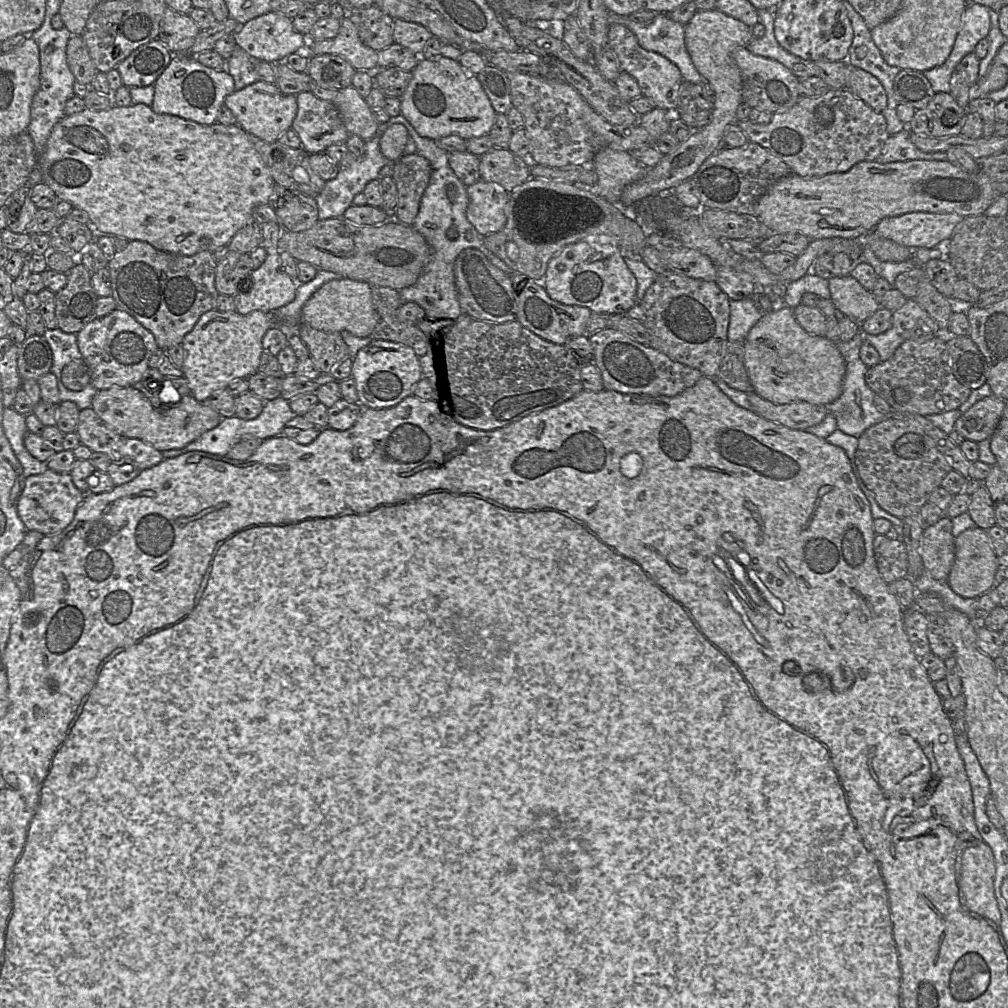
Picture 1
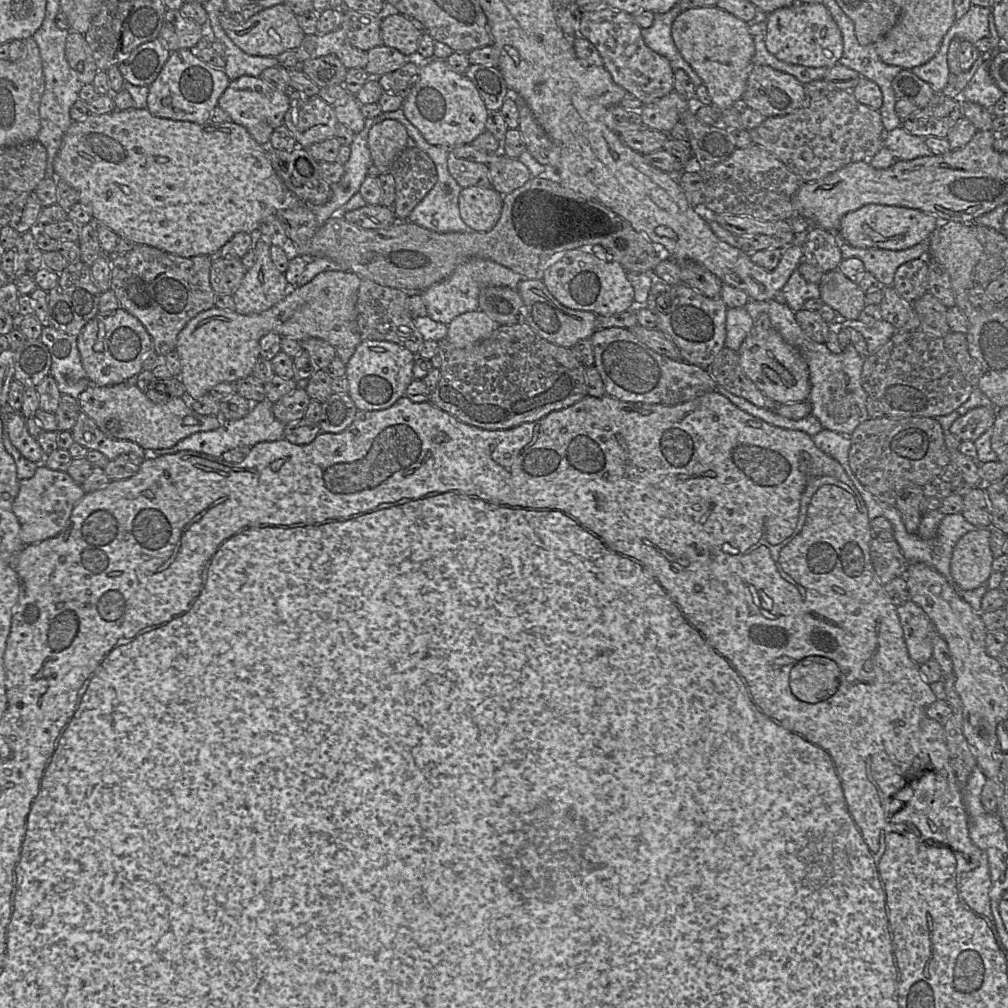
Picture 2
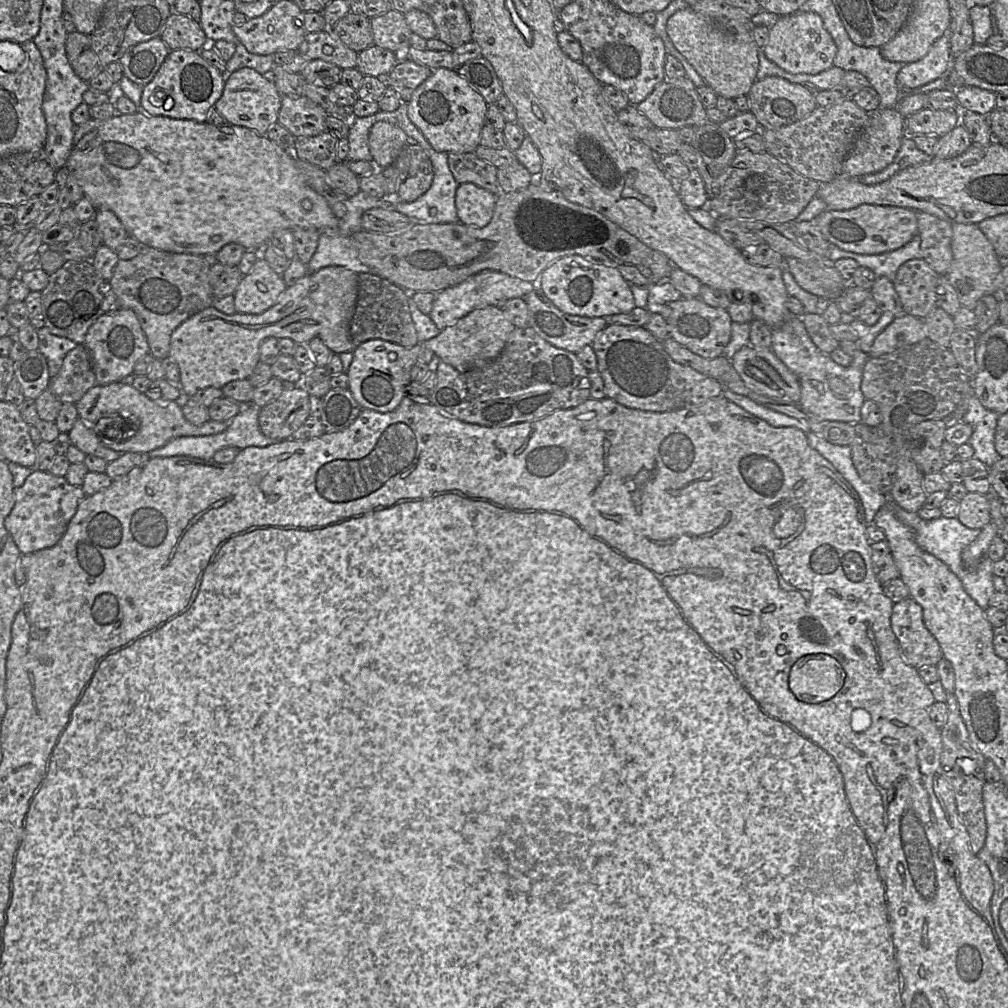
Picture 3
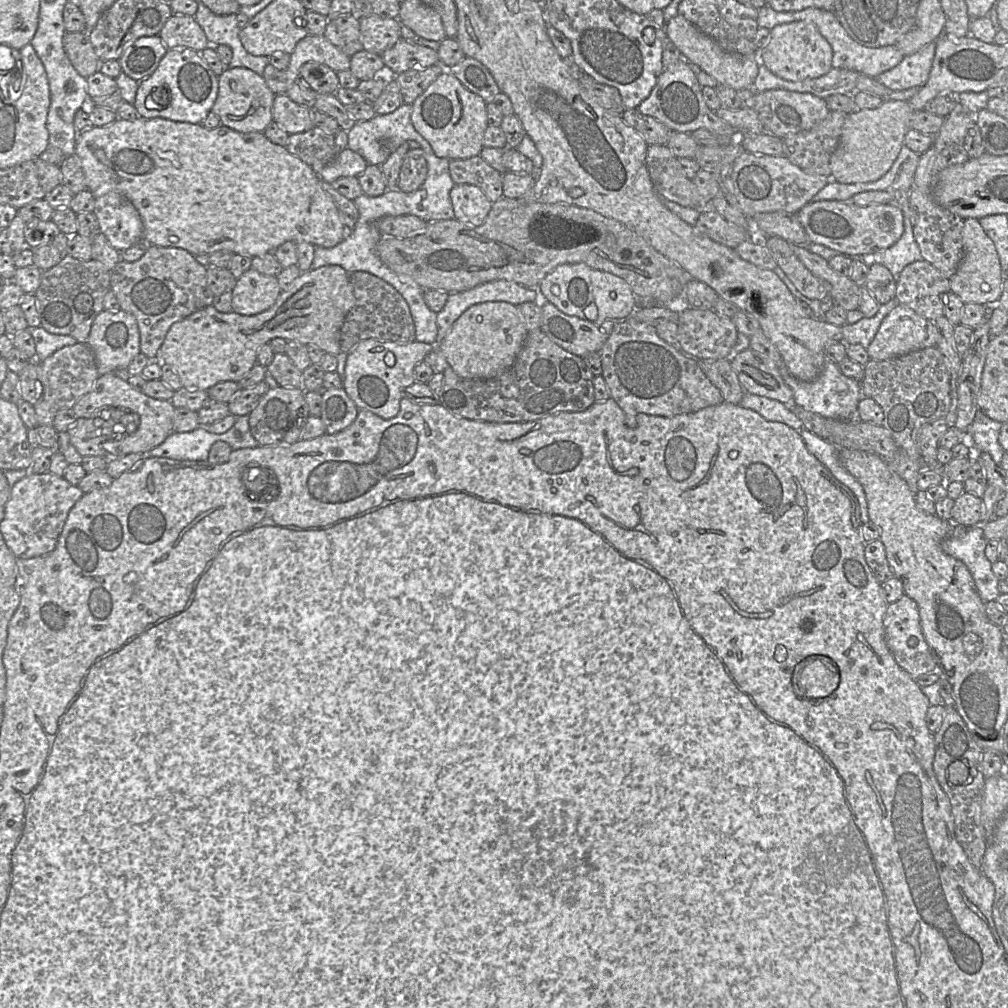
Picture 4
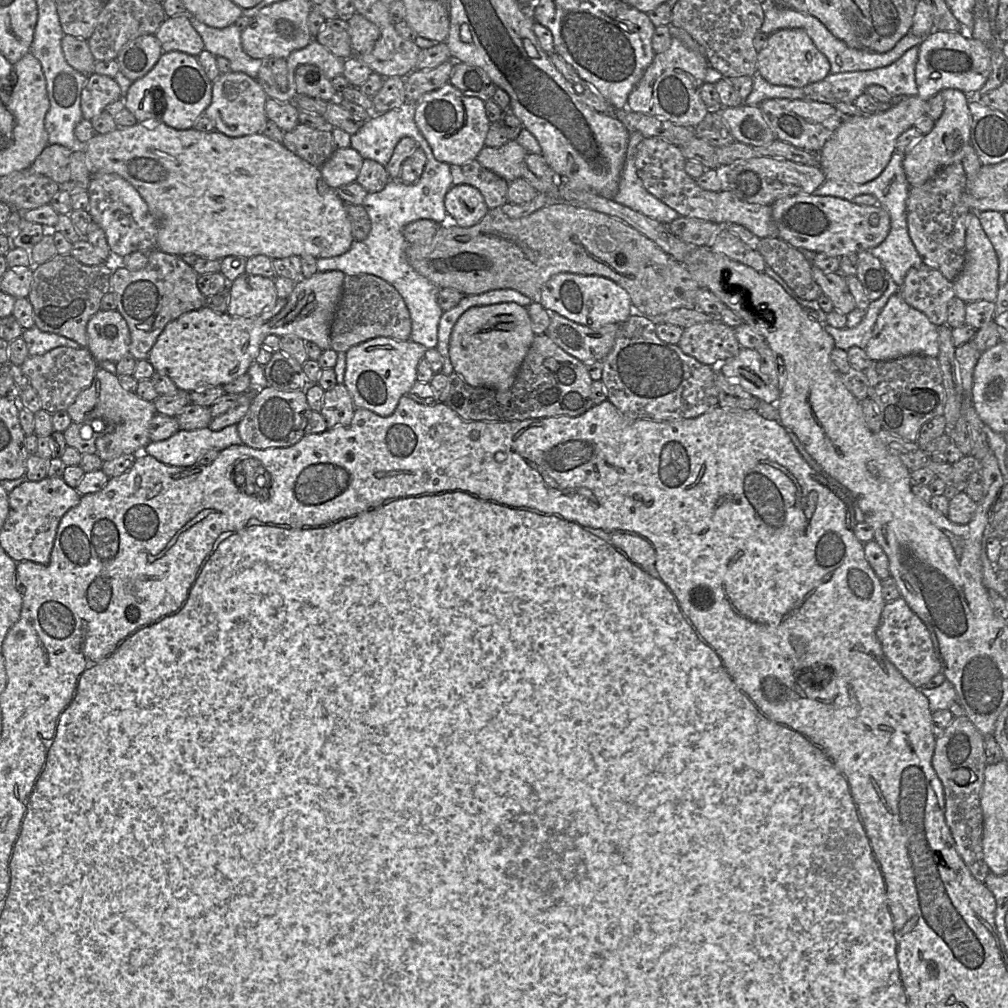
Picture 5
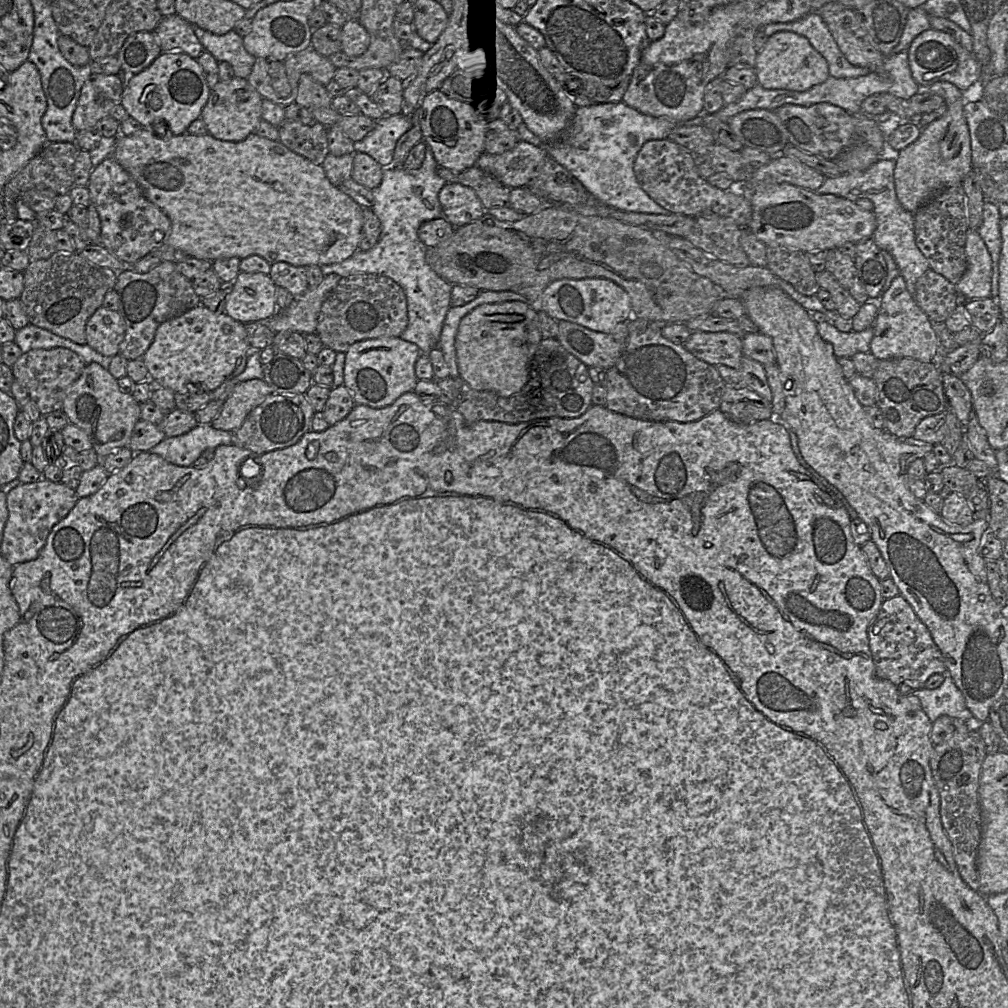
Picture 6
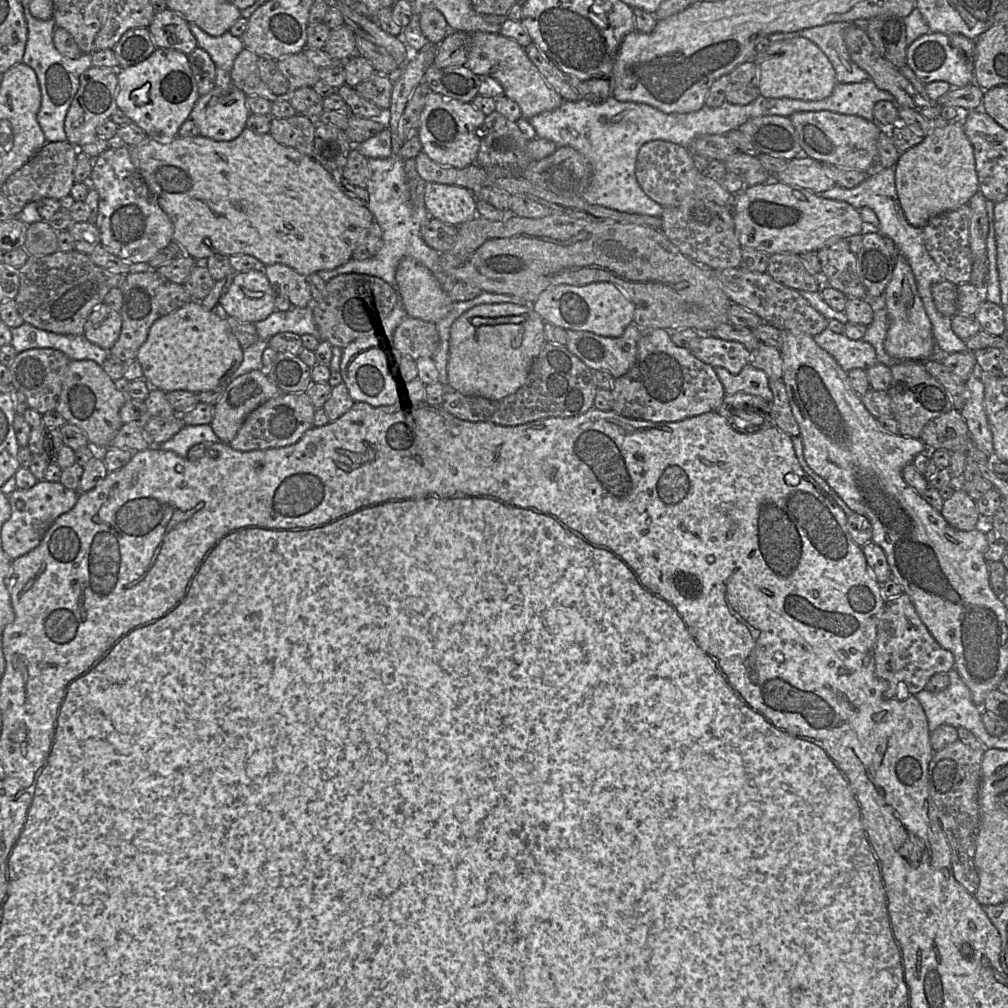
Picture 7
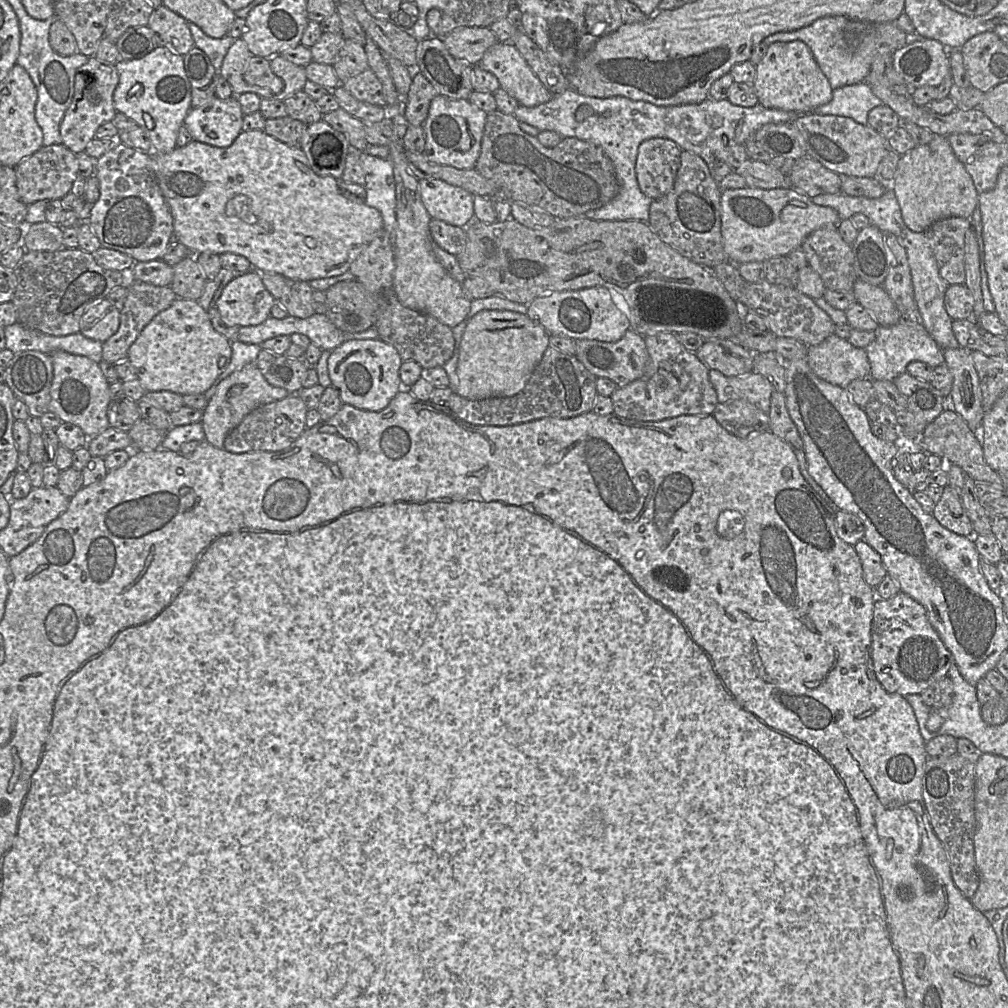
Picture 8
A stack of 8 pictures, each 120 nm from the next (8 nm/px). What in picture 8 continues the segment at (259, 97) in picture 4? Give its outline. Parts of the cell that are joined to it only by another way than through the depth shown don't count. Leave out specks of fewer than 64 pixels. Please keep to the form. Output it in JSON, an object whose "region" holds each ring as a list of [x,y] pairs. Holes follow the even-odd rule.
{"region":[[[213,96],[201,106],[190,109],[184,126],[193,140],[227,148],[242,132],[243,117],[237,96],[227,99]]]}

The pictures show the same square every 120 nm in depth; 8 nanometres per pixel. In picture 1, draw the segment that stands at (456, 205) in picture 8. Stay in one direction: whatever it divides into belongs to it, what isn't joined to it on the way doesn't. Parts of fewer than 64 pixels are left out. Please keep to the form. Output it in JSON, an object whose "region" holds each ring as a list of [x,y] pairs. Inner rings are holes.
{"region":[[[480,180],[467,187],[467,219],[483,236],[500,231],[506,224],[508,193],[496,183]]]}

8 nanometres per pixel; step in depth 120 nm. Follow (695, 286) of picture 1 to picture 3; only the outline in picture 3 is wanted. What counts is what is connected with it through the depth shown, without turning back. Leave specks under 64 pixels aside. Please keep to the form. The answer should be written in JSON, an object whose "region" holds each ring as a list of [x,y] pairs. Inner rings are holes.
{"region":[[[681,297],[677,301],[667,303],[667,305],[670,307],[670,315],[666,318],[670,338],[707,359],[724,355],[724,350],[731,339],[731,325],[733,323],[727,309],[709,306],[699,297]]]}

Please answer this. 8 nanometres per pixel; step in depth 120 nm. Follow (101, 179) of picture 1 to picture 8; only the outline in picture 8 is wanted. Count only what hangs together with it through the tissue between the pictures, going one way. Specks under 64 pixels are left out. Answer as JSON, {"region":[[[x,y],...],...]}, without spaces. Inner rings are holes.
{"region":[[[263,130],[242,131],[227,148],[210,146],[192,140],[184,147],[176,147],[167,154],[153,153],[155,174],[162,194],[173,216],[174,239],[190,249],[191,254],[211,252],[215,254],[233,253],[249,260],[253,267],[267,273],[276,273],[292,280],[309,282],[315,279],[330,278],[344,274],[374,237],[383,229],[381,213],[363,202],[346,198],[339,189],[339,180],[317,175],[309,166],[301,148],[291,148],[287,144],[268,135]]]}

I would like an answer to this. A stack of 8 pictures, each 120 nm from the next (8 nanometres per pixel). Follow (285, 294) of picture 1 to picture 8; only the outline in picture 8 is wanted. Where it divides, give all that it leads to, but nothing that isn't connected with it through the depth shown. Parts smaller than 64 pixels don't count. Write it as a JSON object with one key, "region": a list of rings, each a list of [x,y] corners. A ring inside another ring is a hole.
{"region":[[[246,272],[226,285],[216,308],[227,324],[245,327],[263,323],[271,316],[274,304],[259,275]]]}

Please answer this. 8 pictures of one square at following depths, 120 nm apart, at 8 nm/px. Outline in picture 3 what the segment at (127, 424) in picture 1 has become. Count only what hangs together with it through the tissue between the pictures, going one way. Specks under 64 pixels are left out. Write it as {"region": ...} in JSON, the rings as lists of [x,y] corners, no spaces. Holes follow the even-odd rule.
{"region":[[[114,382],[106,385],[97,384],[89,389],[75,405],[78,411],[78,418],[80,417],[90,423],[92,427],[94,427],[98,419],[107,412],[116,413],[117,410],[128,410],[138,416],[141,420],[141,426],[133,437],[121,437],[119,434],[119,438],[113,441],[101,436],[103,445],[109,449],[123,453],[150,453],[179,437],[219,434],[227,428],[229,423],[209,420],[200,426],[195,426],[184,417],[182,402],[155,402],[144,393],[135,389],[129,382]]]}

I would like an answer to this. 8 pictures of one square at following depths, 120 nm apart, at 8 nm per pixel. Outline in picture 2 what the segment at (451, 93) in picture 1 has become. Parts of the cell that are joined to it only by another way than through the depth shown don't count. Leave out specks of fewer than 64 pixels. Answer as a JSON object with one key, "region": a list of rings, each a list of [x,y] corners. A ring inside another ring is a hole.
{"region":[[[443,59],[420,64],[418,80],[404,99],[403,112],[431,145],[453,149],[472,143],[484,130],[488,109],[472,81],[455,72]]]}

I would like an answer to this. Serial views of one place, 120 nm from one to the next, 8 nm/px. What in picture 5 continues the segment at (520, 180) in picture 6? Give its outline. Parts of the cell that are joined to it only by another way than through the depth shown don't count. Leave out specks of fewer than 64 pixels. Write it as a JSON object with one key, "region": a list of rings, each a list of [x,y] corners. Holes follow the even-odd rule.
{"region":[[[515,140],[501,147],[484,146],[476,160],[508,183],[522,177],[522,163],[528,152]]]}

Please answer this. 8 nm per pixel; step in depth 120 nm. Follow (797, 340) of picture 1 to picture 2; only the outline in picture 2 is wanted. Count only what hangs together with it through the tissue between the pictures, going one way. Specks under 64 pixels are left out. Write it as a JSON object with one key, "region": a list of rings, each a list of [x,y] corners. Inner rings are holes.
{"region":[[[771,327],[760,333],[752,331],[737,352],[744,374],[777,405],[808,402],[810,380],[807,362],[775,329]]]}

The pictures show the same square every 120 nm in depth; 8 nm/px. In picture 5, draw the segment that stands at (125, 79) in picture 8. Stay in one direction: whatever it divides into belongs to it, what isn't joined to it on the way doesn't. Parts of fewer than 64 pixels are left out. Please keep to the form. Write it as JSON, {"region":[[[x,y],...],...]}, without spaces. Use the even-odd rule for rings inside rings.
{"region":[[[180,51],[163,52],[155,66],[131,84],[124,105],[137,122],[148,129],[154,129],[163,122],[174,129],[186,130],[193,128],[195,121],[210,105],[212,84],[197,56]]]}

